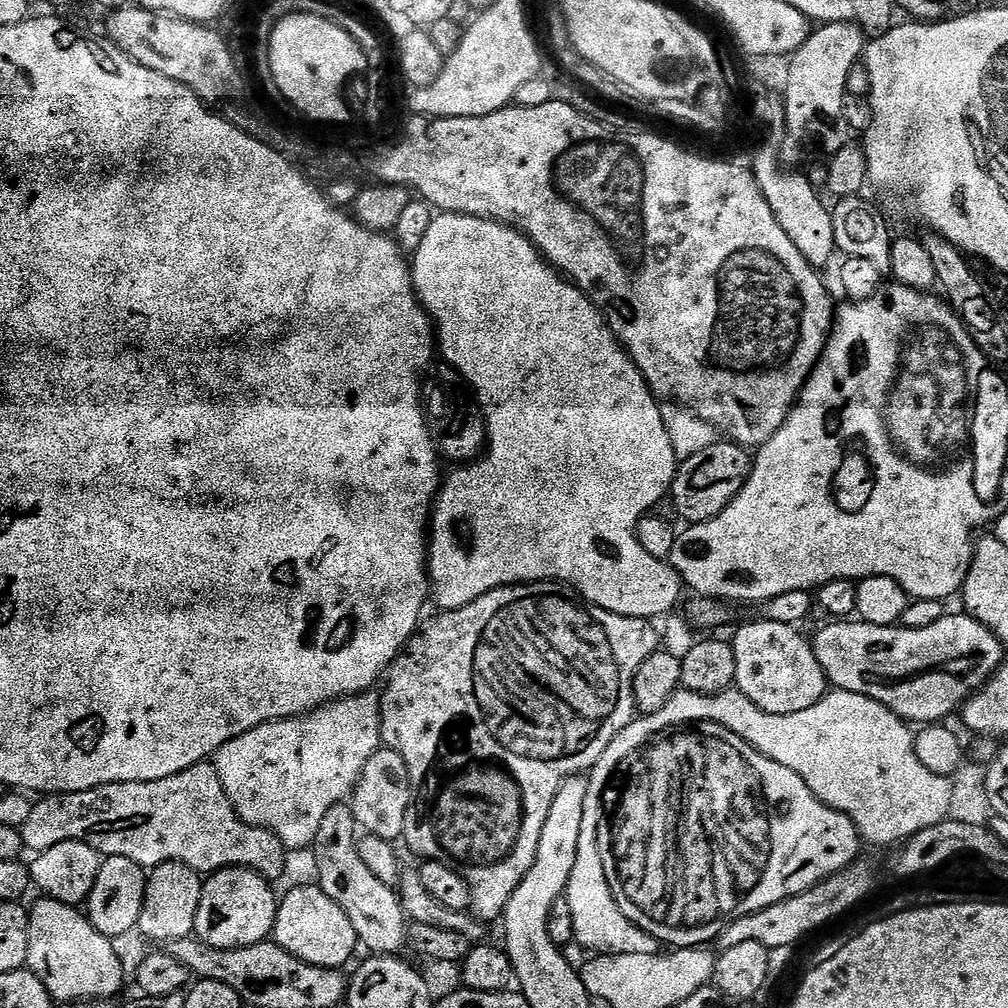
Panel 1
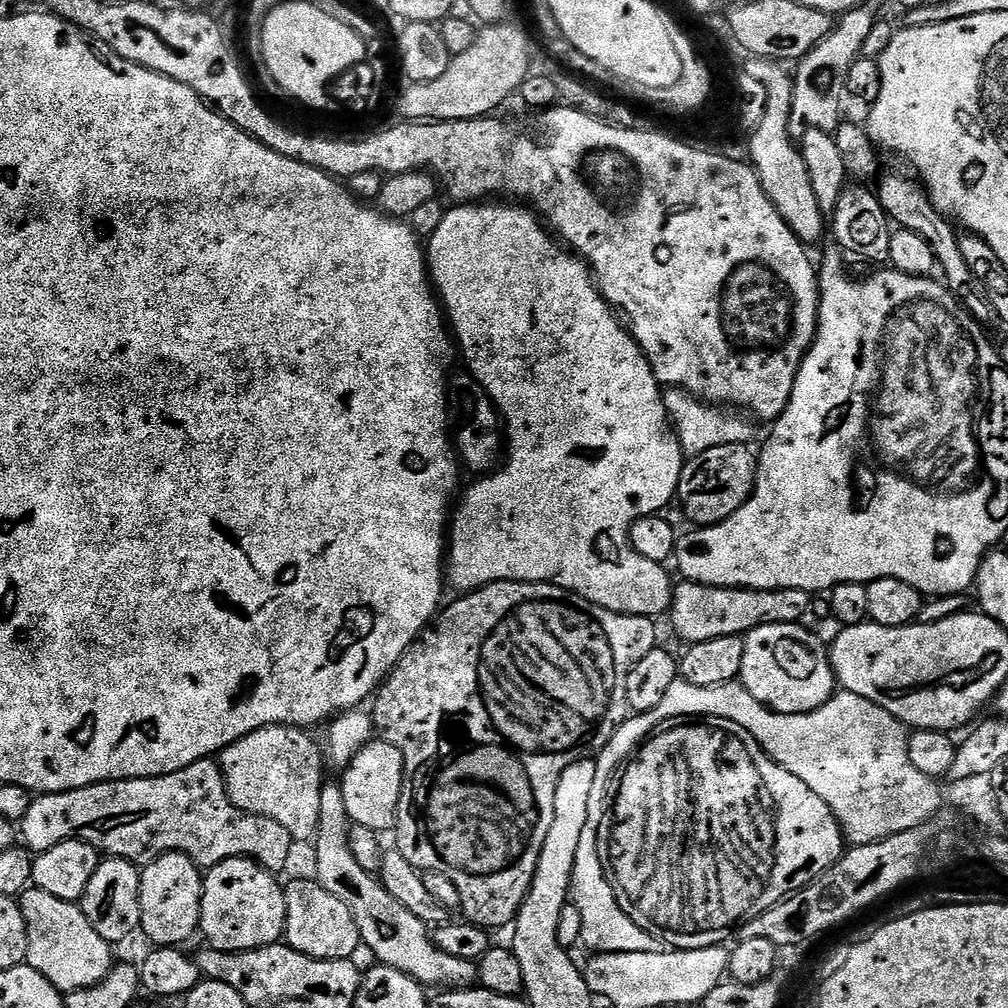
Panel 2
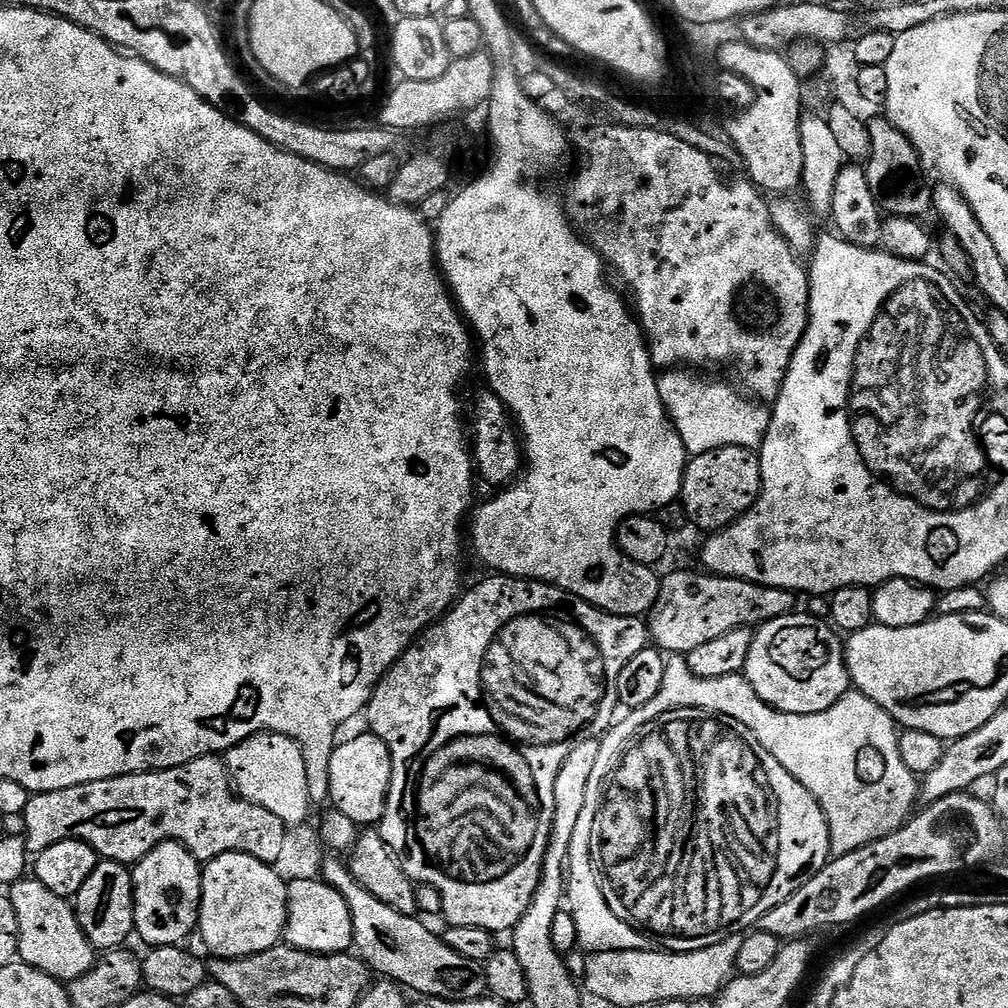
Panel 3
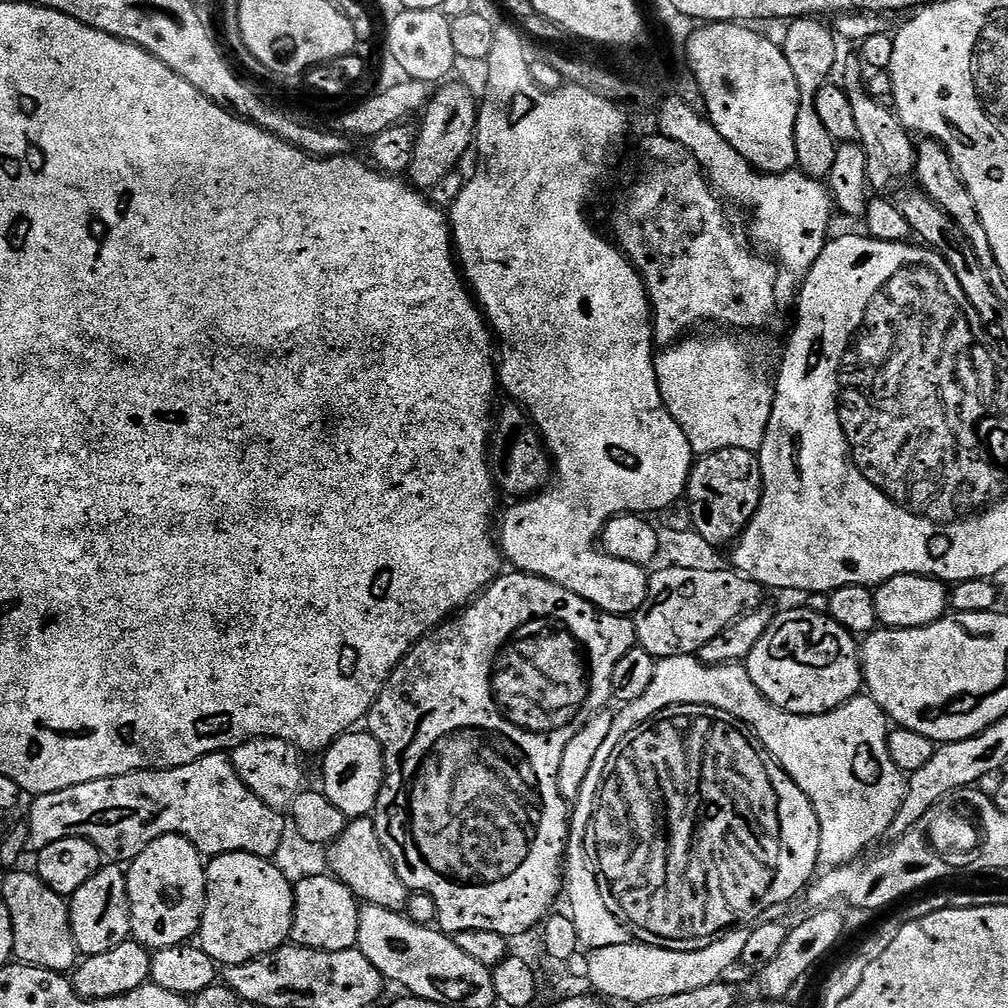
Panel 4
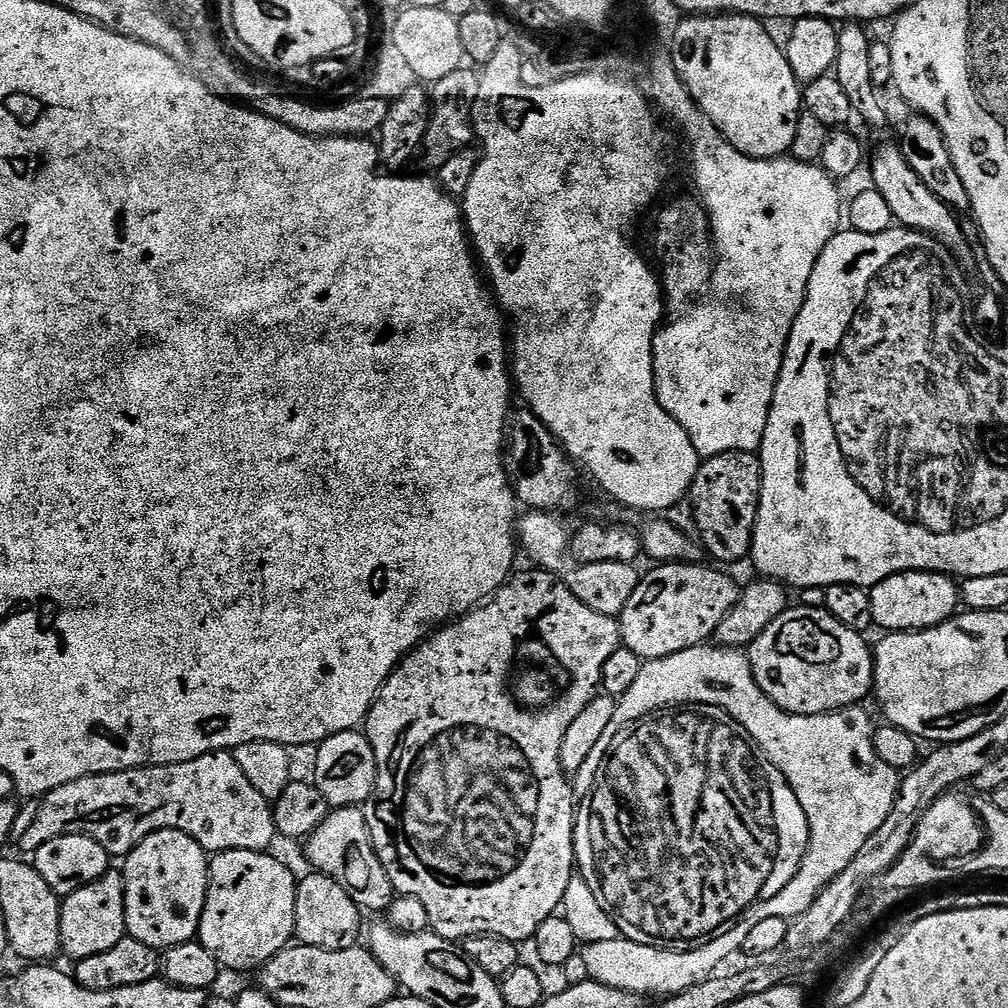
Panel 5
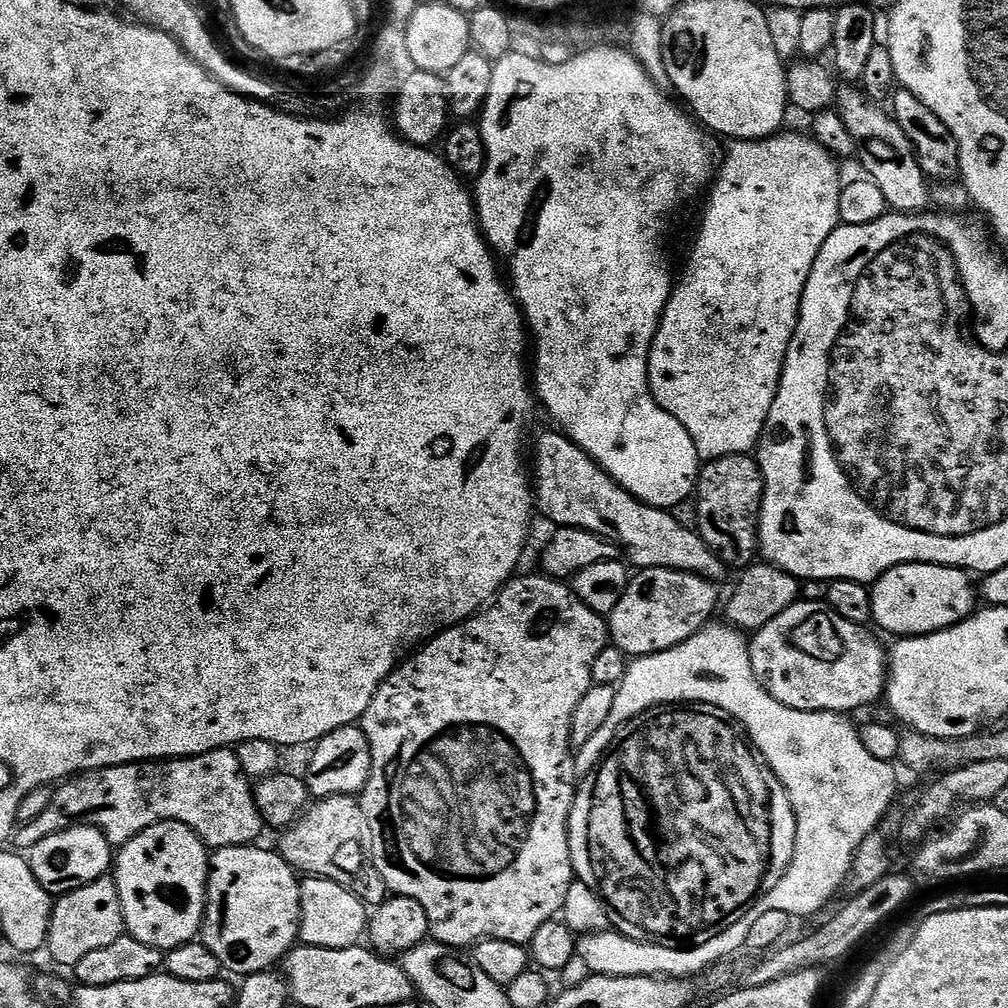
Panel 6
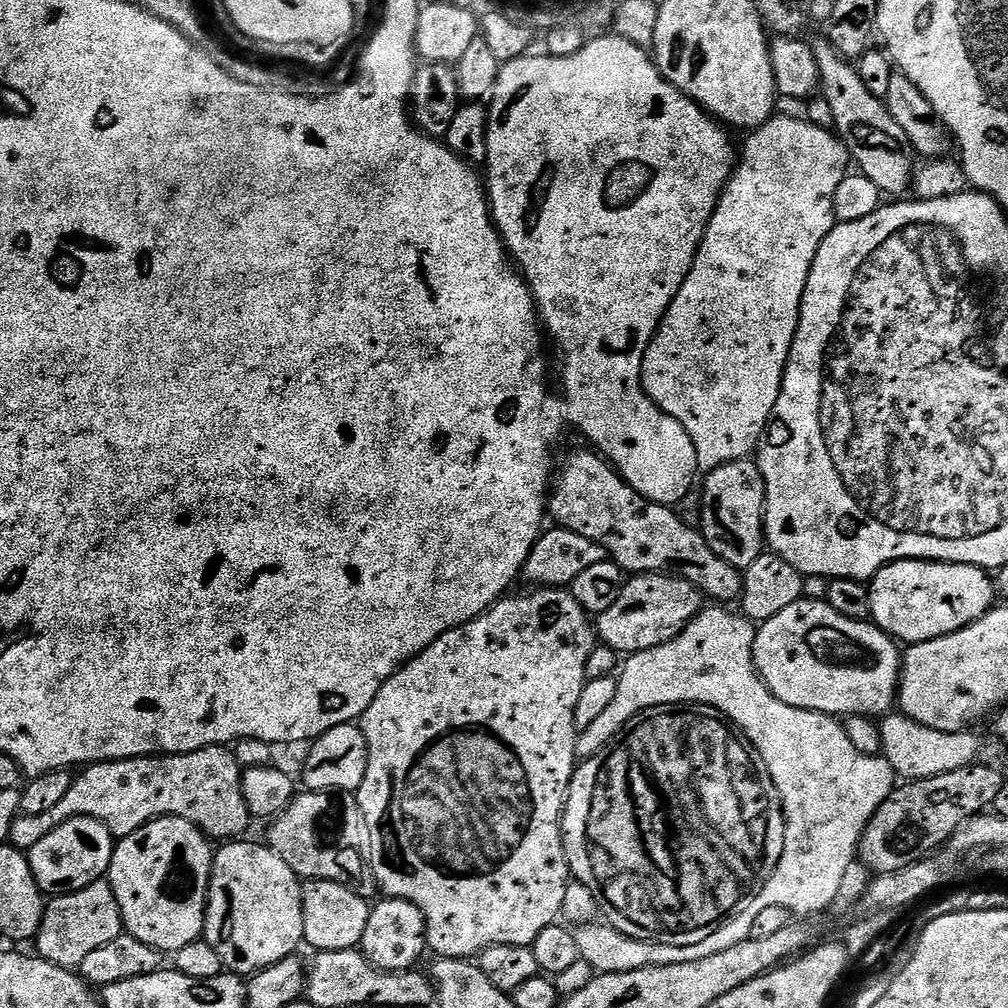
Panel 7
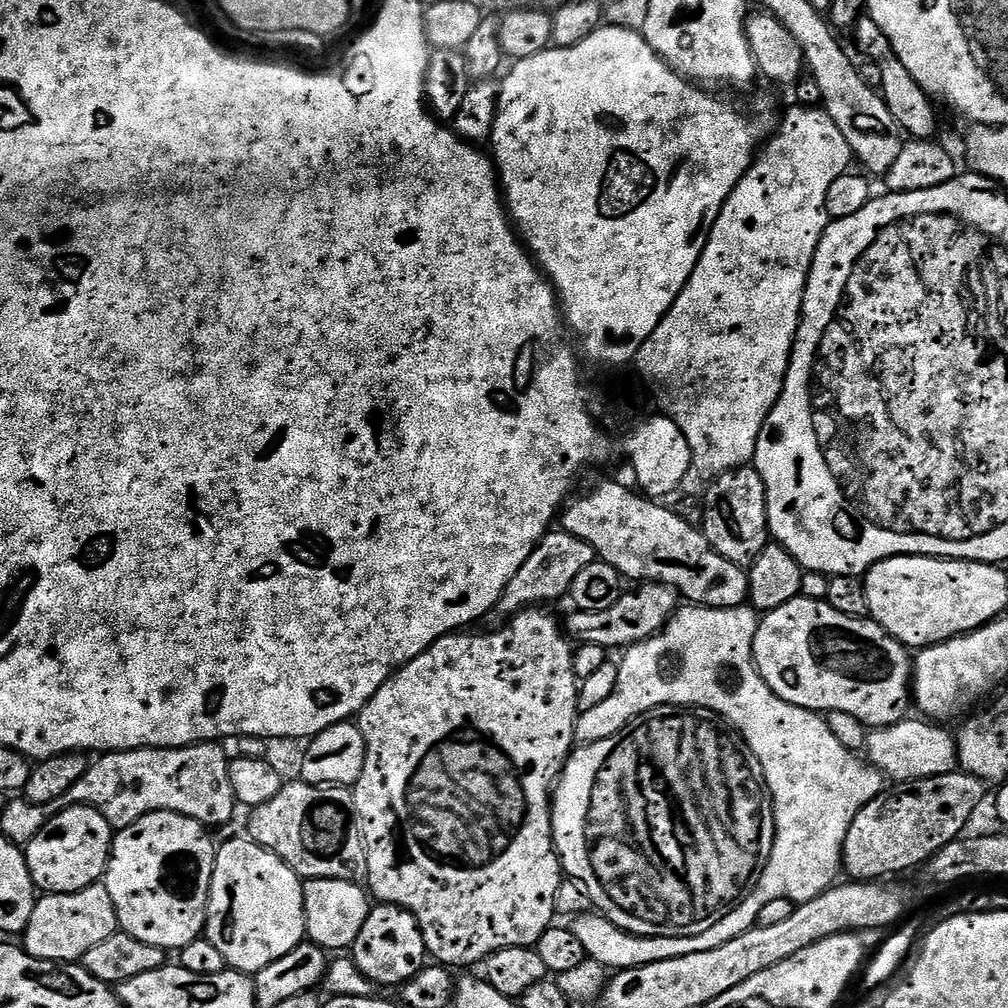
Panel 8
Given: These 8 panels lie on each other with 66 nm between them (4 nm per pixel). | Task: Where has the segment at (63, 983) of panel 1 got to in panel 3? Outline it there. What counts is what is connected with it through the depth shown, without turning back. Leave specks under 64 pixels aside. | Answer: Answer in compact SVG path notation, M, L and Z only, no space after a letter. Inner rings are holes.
M23 878L11 885L10 899L14 914L18 914L18 956L23 963L34 966L61 982L82 978L82 974L93 968L98 953L80 928L75 907L65 897L54 894L54 890L46 890L40 880Z

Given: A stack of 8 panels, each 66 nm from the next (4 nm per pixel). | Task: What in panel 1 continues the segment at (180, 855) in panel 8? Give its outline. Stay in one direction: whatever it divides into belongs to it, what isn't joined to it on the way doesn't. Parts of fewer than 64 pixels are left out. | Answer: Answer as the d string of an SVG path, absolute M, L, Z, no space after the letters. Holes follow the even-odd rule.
M166 862L148 872L148 885L144 909L138 925L139 935L148 940L157 940L157 945L167 946L171 940L186 938L196 930L198 906L202 902L204 880L201 873L178 862Z

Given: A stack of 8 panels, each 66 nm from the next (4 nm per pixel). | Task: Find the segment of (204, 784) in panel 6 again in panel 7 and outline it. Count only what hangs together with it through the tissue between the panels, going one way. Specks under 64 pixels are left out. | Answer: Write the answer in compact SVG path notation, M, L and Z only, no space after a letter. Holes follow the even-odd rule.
M215 744L177 756L105 760L103 764L87 765L81 772L84 773L73 779L62 800L46 813L17 815L8 835L11 847L33 848L50 834L50 830L79 816L102 822L116 838L134 834L134 830L164 816L182 818L205 836L219 842L243 837L240 835L248 828L250 813L242 794L242 769L231 747Z

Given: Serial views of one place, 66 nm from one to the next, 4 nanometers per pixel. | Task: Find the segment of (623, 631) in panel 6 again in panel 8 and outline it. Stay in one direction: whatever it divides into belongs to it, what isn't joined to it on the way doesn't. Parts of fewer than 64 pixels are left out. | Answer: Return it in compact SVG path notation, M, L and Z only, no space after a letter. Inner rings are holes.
M644 582L633 588L636 588L633 592L625 591L618 598L618 602L610 606L610 610L590 610L589 612L572 610L568 616L568 624L566 620L567 635L577 645L593 644L602 646L606 650L612 650L612 648L627 650L633 644L649 640L657 632L662 632L664 625L678 611L678 603L676 604L678 593L670 586L655 582Z

